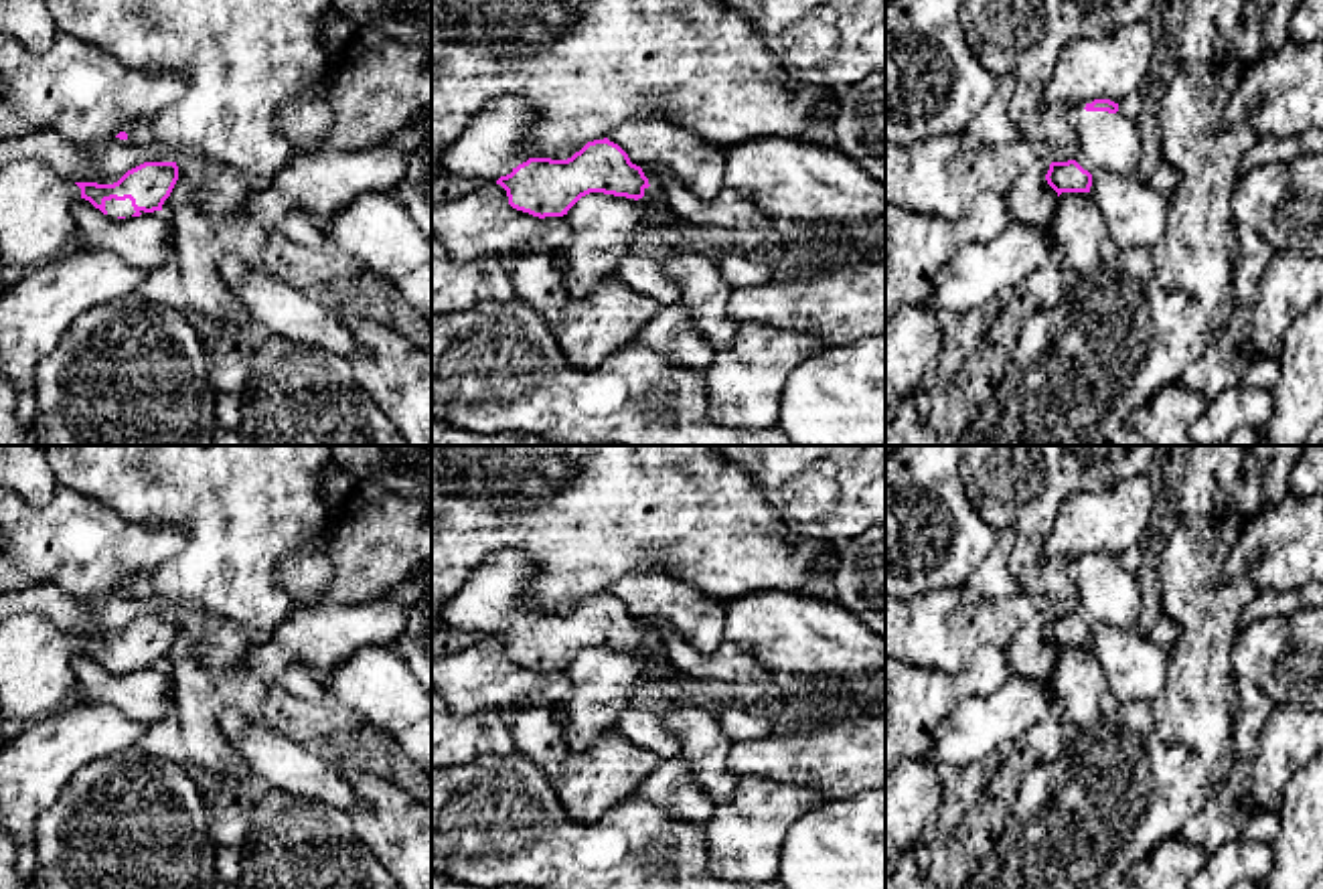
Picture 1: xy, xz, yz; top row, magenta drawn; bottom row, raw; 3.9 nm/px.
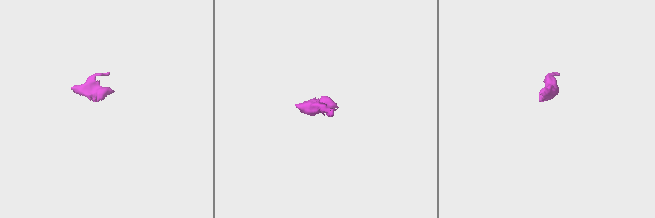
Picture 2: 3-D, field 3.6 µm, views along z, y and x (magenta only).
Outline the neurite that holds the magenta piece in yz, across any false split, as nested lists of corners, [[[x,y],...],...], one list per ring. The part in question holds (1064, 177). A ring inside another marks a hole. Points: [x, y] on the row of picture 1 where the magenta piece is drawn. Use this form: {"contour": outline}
{"contour": [[[1086,99],[1068,107],[1068,124],[1078,138],[1076,156],[1052,162],[1047,184],[1058,192],[1090,192],[1092,174],[1110,170],[1135,174],[1143,156],[1137,117],[1120,111],[1110,99]]]}

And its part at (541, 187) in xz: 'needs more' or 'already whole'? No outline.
needs more

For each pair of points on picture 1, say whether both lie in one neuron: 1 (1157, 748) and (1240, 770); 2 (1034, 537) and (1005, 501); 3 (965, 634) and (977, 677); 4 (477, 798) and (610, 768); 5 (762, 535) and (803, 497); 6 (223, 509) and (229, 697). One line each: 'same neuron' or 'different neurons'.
1: different neurons
2: different neurons
3: different neurons
4: different neurons
5: different neurons
6: same neuron

